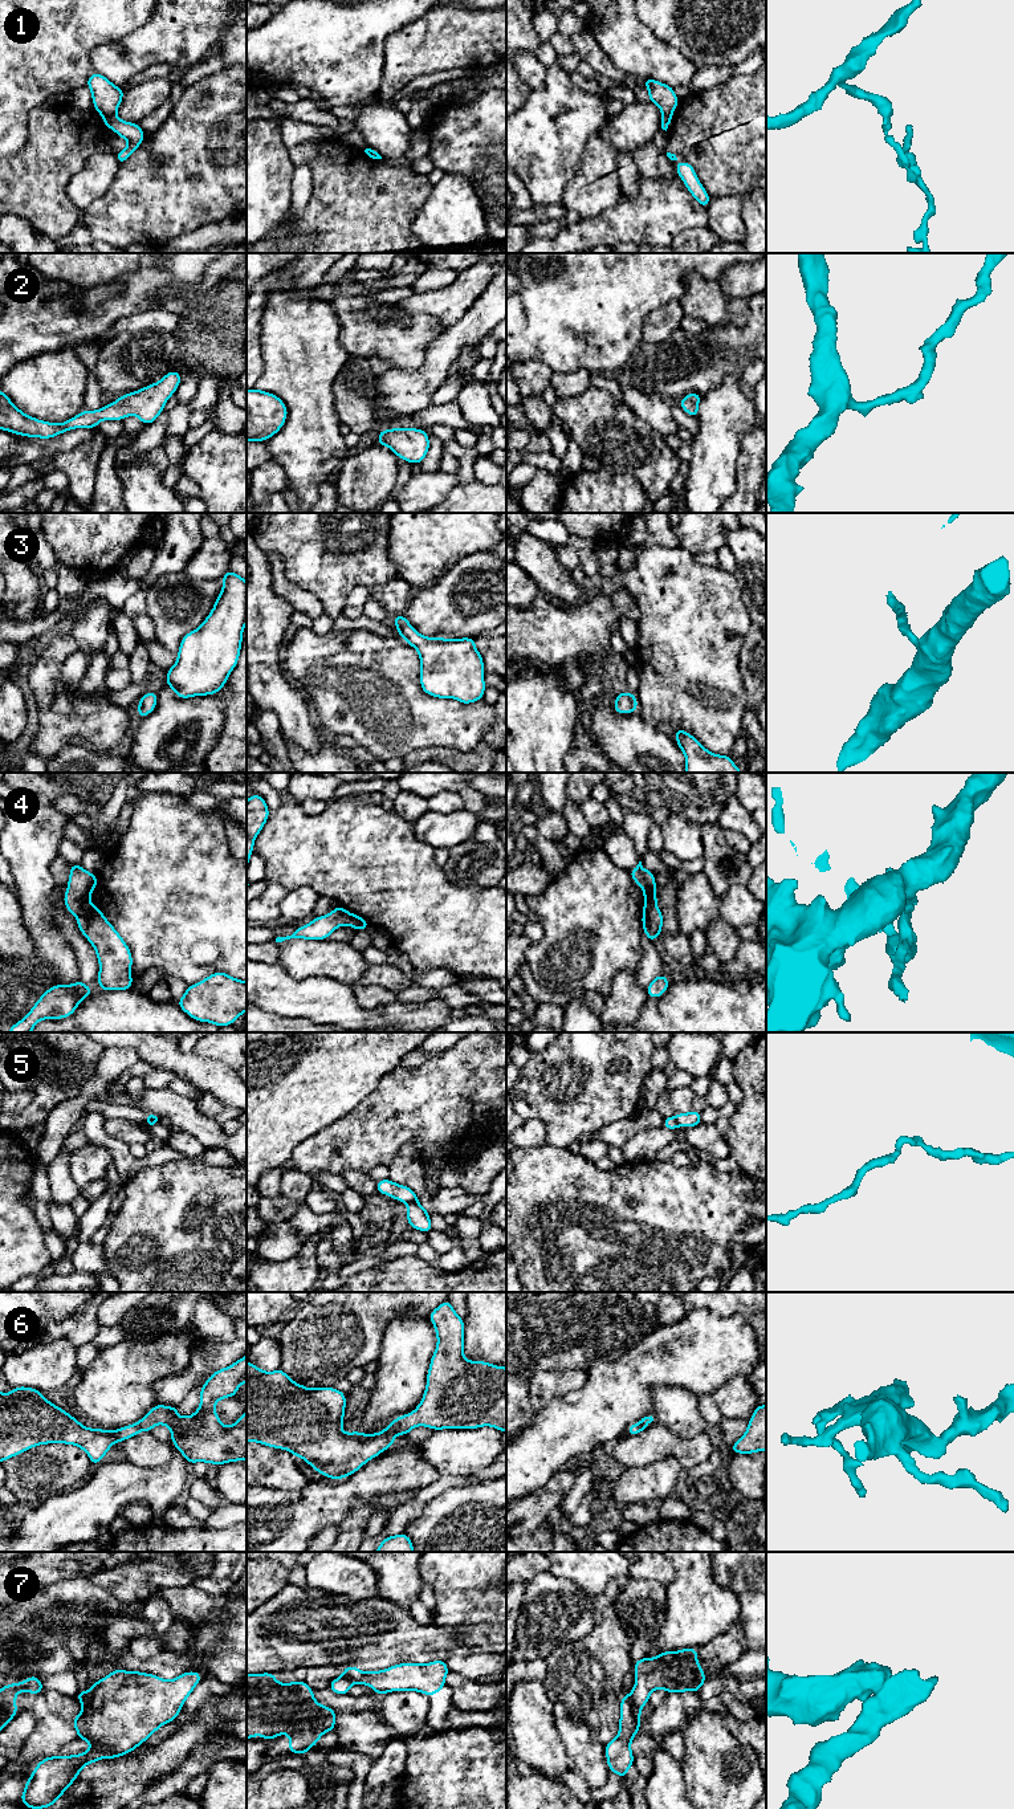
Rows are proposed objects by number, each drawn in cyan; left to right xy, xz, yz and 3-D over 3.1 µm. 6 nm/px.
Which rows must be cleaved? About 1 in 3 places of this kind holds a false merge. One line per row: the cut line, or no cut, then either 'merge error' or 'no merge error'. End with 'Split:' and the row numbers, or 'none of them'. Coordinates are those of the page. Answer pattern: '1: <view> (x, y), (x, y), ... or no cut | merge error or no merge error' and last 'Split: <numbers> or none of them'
1: xy (114, 113), (104, 118) | merge error
2: no cut | no merge error
3: no cut | no merge error
4: xy (89, 903), (77, 916) | merge error
5: xz (416, 1200), (407, 1204) | merge error
6: no cut | no merge error
7: yz (627, 1695), (639, 1712) | merge error
Split: 1, 4, 5, 7

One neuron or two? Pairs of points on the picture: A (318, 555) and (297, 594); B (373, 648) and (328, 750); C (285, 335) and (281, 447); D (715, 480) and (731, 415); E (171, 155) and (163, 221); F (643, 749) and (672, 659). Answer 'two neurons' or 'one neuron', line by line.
A: two neurons
B: two neurons
C: one neuron
D: one neuron
E: one neuron
F: two neurons

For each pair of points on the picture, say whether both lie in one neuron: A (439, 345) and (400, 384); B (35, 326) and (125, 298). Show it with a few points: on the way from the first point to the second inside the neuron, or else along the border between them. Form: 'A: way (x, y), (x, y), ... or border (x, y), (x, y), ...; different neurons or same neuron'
A: way (439, 358), (414, 383); same neuron
B: way (57, 320), (86, 318), (102, 305); same neuron

